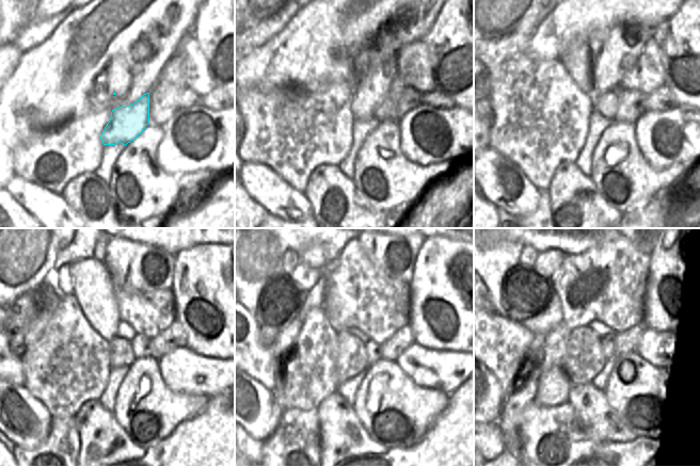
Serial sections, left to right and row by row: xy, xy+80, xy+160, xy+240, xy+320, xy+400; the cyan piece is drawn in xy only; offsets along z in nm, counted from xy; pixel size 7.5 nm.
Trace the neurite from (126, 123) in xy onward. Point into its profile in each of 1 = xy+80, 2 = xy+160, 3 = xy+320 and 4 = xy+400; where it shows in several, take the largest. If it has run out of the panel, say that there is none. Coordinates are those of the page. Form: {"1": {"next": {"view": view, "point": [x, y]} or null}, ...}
{"1": {"next": {"view": "xy+80", "point": [374, 82]}}, "2": {"next": {"view": "xy+160", "point": [625, 41]}}, "3": {"next": {"view": "xy+320", "point": [395, 254]}}, "4": {"next": {"view": "xy+400", "point": [633, 250]}}}

